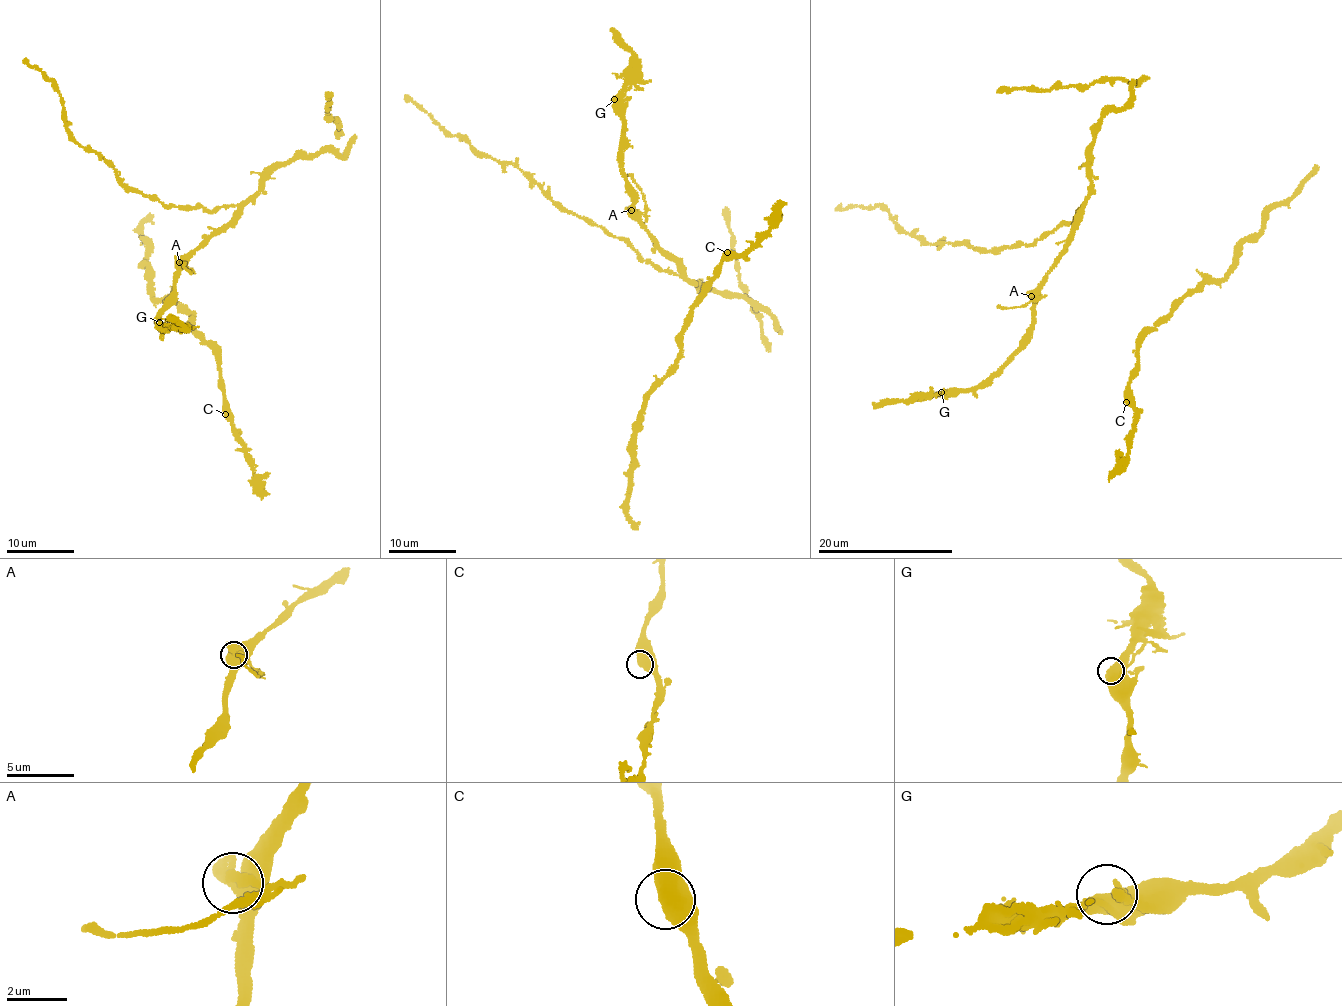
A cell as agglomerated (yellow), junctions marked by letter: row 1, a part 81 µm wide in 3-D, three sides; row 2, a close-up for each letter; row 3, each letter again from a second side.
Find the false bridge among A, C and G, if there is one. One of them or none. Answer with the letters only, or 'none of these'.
A

